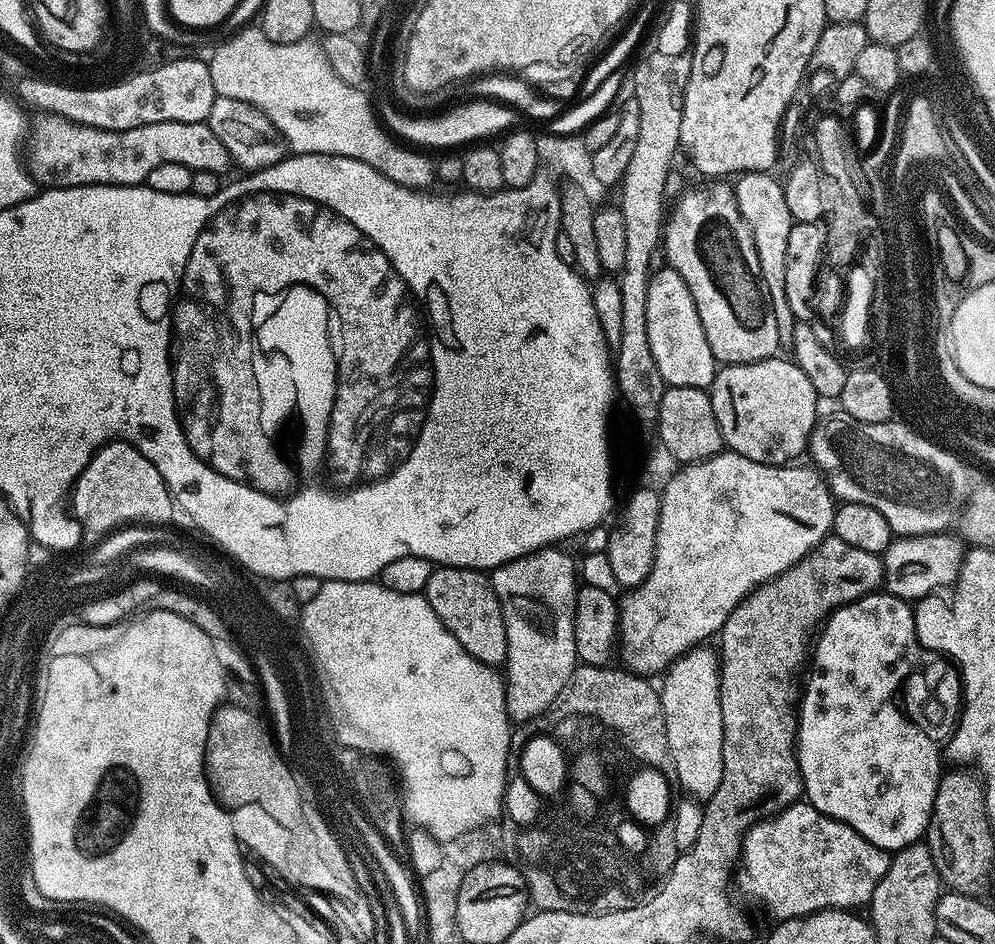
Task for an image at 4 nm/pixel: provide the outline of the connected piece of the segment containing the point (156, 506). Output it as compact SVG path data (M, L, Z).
M113 440L104 444L80 472L70 493L70 510L80 524L81 541L94 546L129 522L167 525L176 514L176 504L157 467L128 441Z

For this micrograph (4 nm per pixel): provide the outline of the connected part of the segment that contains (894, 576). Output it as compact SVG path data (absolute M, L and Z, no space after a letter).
M959 535L902 536L882 553L884 562L883 587L900 600L915 602L924 596L939 593L940 588L951 589L956 583L964 561L966 544Z

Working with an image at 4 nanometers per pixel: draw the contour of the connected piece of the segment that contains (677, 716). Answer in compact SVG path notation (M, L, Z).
M697 646L679 656L663 673L664 686L659 689L675 781L678 780L687 795L702 802L712 797L721 785L724 749L720 657L715 647L708 647L712 646Z

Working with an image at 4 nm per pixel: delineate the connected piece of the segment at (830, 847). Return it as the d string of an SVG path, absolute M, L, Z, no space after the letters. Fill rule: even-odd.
M797 802L783 808L765 819L756 821L744 835L744 844L740 848L738 871L734 876L734 884L746 895L758 903L773 916L773 921L793 920L799 916L809 916L824 908L841 910L860 910L860 907L871 905L872 895L882 882L882 874L890 866L892 856L883 848L874 846L858 830L840 820L822 814L814 805Z

